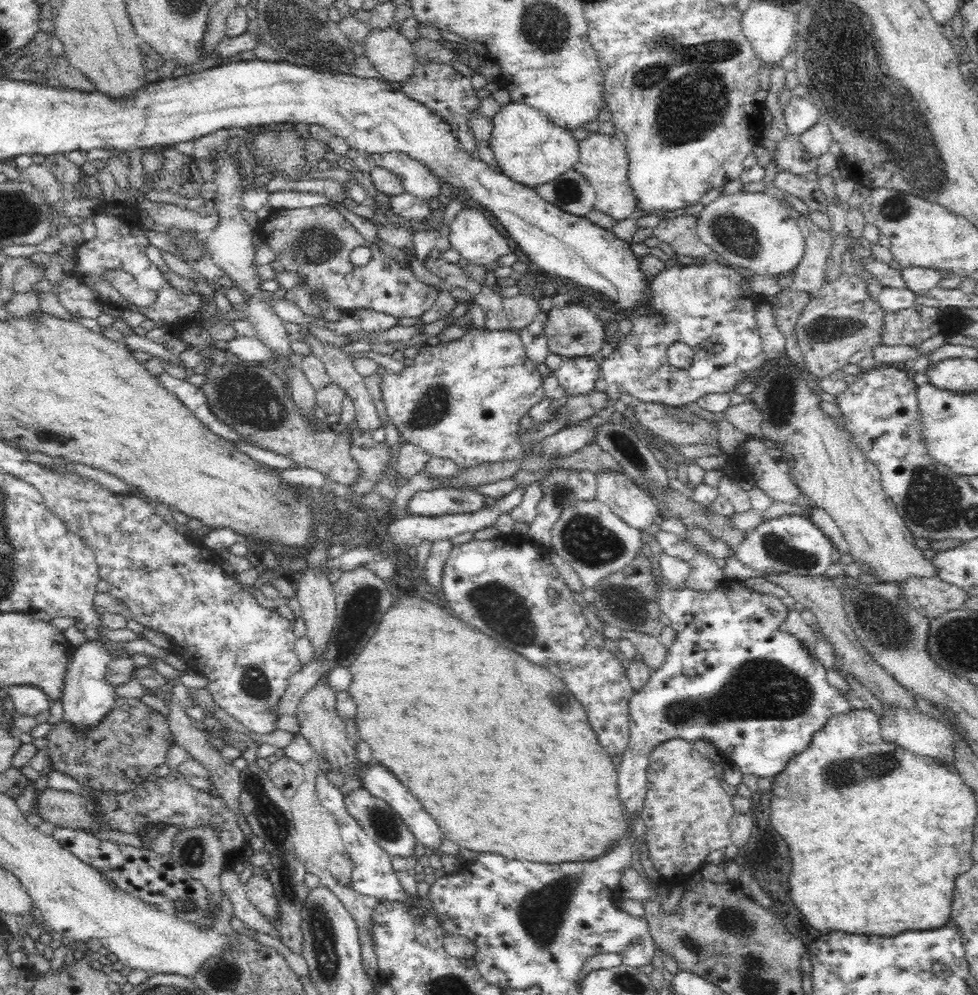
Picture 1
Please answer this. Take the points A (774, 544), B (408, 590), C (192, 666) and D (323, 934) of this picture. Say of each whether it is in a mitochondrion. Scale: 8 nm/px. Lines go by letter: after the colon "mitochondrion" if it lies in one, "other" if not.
A: mitochondrion
B: other
C: other
D: mitochondrion

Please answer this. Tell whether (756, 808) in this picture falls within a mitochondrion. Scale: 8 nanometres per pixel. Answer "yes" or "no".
no

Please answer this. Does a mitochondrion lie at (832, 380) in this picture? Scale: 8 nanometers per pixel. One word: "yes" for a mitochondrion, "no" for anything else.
no

